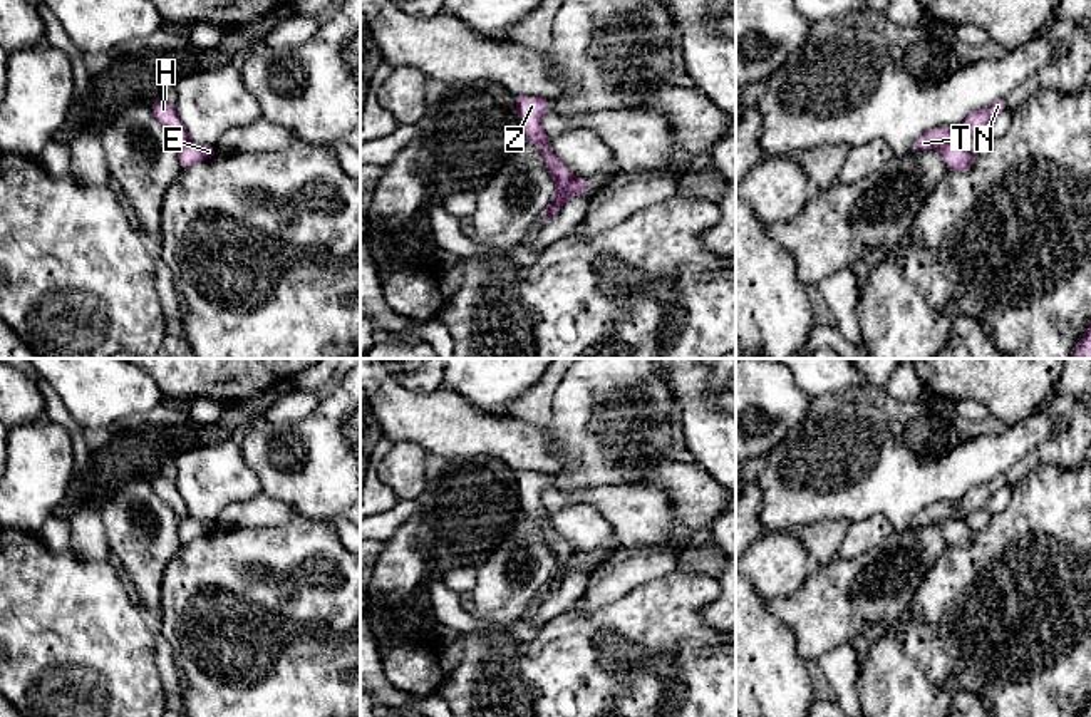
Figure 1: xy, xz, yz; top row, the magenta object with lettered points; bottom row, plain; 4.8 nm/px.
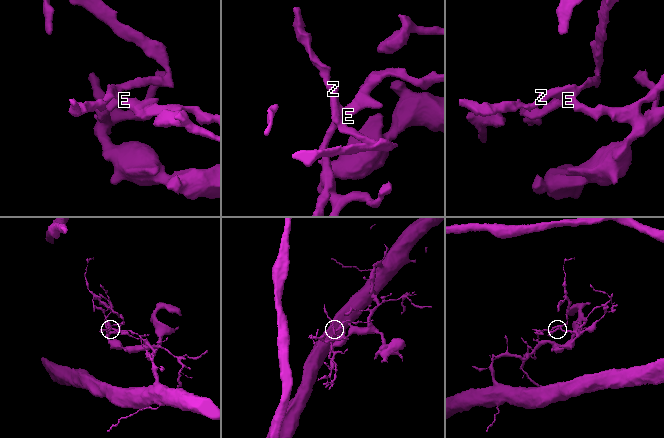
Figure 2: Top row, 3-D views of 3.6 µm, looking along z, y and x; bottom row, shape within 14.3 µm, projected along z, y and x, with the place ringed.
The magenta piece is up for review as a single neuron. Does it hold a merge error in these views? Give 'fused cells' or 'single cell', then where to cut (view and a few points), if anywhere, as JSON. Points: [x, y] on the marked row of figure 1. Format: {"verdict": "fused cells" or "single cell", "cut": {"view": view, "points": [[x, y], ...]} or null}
{"verdict": "fused cells", "cut": {"view": "xz", "points": [[572, 176], [558, 196], [560, 208]]}}

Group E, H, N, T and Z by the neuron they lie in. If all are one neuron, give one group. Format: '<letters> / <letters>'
E / H N T Z

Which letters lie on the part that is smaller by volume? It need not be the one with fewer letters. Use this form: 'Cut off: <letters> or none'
Cut off: H, N, T, Z

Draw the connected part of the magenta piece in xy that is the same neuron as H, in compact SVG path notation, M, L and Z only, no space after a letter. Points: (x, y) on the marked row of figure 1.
M156 99L151 102L151 112L174 136L179 144L188 141L188 131L181 122L174 106Z

